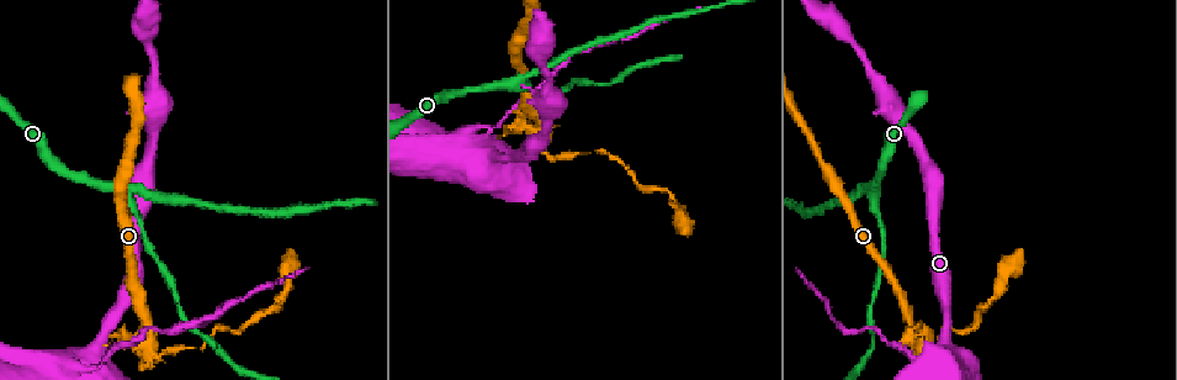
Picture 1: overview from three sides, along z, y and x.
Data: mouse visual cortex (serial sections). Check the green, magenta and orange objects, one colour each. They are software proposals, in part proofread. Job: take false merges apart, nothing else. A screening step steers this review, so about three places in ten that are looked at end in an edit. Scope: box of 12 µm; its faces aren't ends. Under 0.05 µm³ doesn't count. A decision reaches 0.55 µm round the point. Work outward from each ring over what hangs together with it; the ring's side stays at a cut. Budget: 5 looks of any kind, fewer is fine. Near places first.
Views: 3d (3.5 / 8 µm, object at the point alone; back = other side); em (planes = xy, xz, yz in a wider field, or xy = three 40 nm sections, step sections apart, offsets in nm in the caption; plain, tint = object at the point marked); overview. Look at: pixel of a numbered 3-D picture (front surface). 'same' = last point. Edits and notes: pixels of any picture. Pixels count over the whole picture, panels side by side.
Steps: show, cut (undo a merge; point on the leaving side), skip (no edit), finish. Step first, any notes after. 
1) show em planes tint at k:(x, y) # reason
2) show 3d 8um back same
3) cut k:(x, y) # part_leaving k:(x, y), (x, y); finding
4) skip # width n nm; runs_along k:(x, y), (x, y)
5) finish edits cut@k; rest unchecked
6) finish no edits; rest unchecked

show 3d 3.5um at 1:(517, 86) # three-way junction

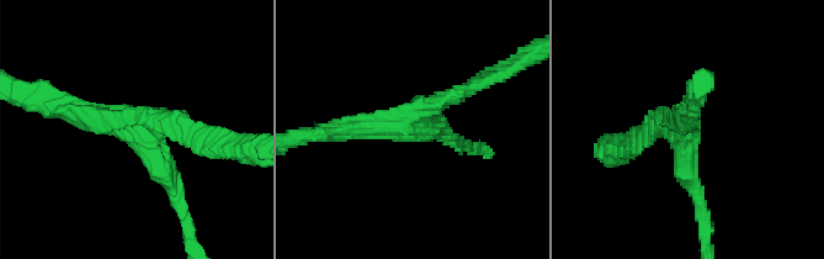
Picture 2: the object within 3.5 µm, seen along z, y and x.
skip # runs_along 2:(333, 131), (404, 125), (476, 84); one cell here

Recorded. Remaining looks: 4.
show 3d 8um at 1:(145, 342) # arms part here

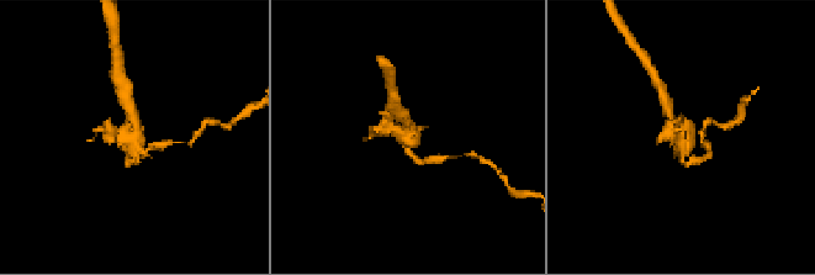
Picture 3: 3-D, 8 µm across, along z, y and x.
show 3d 3.5um at 3:(134, 136)

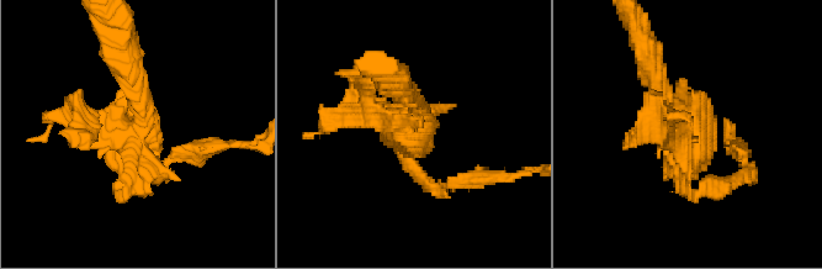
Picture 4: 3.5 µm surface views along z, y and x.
show em xy step 1 tint at 4:(680, 128)

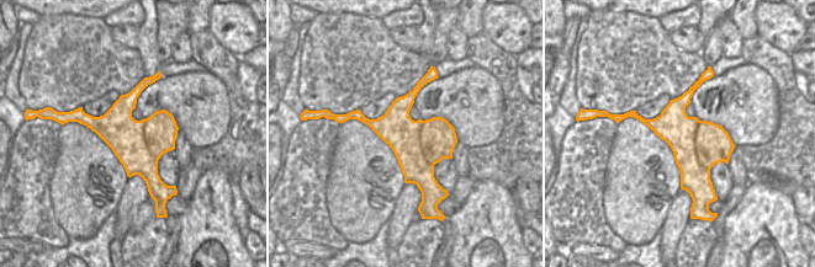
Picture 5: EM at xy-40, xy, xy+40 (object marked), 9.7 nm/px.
cut 4:(430, 183) # border 5:(700, 121), (696, 155), (709, 170); two cells meet here

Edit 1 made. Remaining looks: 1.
finish edits cut@4; rest unchecked

